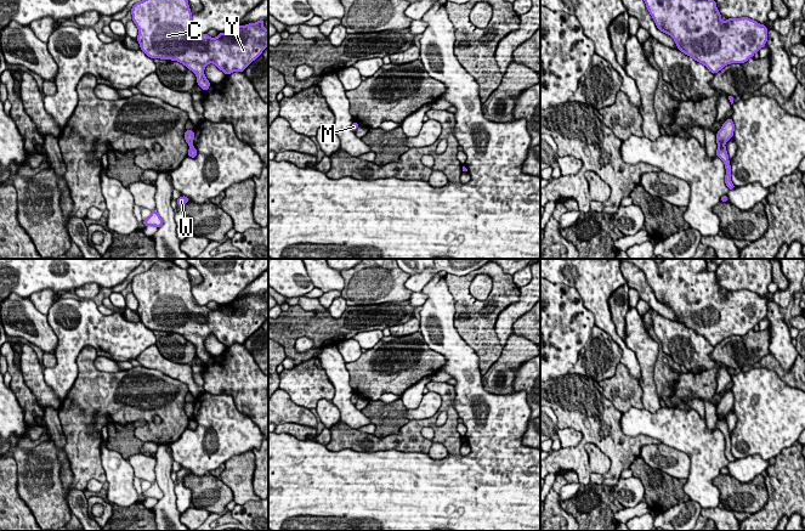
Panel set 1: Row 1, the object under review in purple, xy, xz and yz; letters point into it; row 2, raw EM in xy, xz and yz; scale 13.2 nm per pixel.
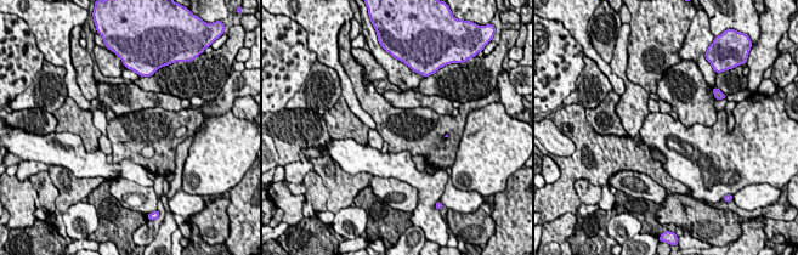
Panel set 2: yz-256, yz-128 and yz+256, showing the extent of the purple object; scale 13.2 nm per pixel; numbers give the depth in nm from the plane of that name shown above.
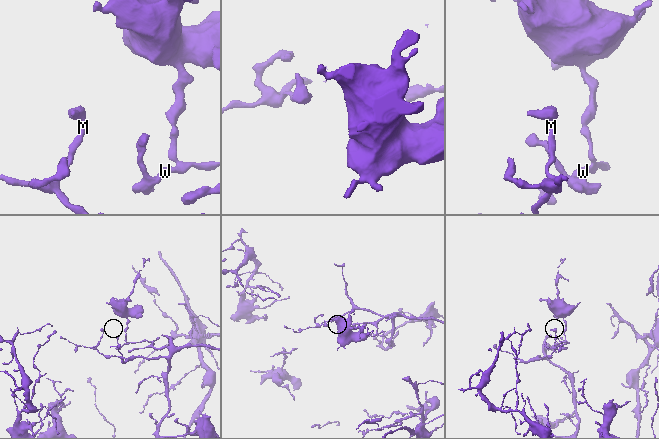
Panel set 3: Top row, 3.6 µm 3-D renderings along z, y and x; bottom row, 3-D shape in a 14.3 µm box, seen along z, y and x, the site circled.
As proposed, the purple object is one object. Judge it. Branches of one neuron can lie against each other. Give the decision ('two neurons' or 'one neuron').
two neurons

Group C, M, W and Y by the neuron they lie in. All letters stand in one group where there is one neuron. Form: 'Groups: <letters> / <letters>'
Groups: C Y / M W

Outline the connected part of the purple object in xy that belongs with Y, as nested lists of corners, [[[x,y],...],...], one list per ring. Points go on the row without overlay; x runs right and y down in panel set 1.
[[[160,260],[154,262],[147,271],[136,275],[131,281],[132,294],[138,301],[137,313],[140,321],[151,331],[177,333],[192,343],[197,349],[197,356],[206,363],[211,357],[205,350],[204,340],[214,335],[226,348],[232,344],[244,344],[245,340],[255,333],[268,318],[268,301],[262,299],[265,292],[245,298],[237,298],[227,305],[219,305],[216,310],[210,310],[206,305],[198,305],[192,295],[192,284],[188,272],[175,265],[174,260]]]

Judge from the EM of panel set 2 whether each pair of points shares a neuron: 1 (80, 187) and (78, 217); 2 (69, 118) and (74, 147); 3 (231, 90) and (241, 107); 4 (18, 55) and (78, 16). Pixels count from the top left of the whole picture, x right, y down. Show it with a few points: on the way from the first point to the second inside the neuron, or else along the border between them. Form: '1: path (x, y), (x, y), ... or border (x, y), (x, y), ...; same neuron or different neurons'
1: border (80, 199), (73, 203), (63, 214), (63, 226); different neurons
2: border (55, 131), (74, 132), (88, 152), (96, 149); different neurons
3: border (248, 95), (237, 97), (231, 109); different neurons
4: border (22, 18), (34, 35), (35, 45), (44, 58); different neurons

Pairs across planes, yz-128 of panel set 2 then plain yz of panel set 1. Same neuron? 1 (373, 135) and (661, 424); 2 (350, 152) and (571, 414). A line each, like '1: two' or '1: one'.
1: two
2: two

